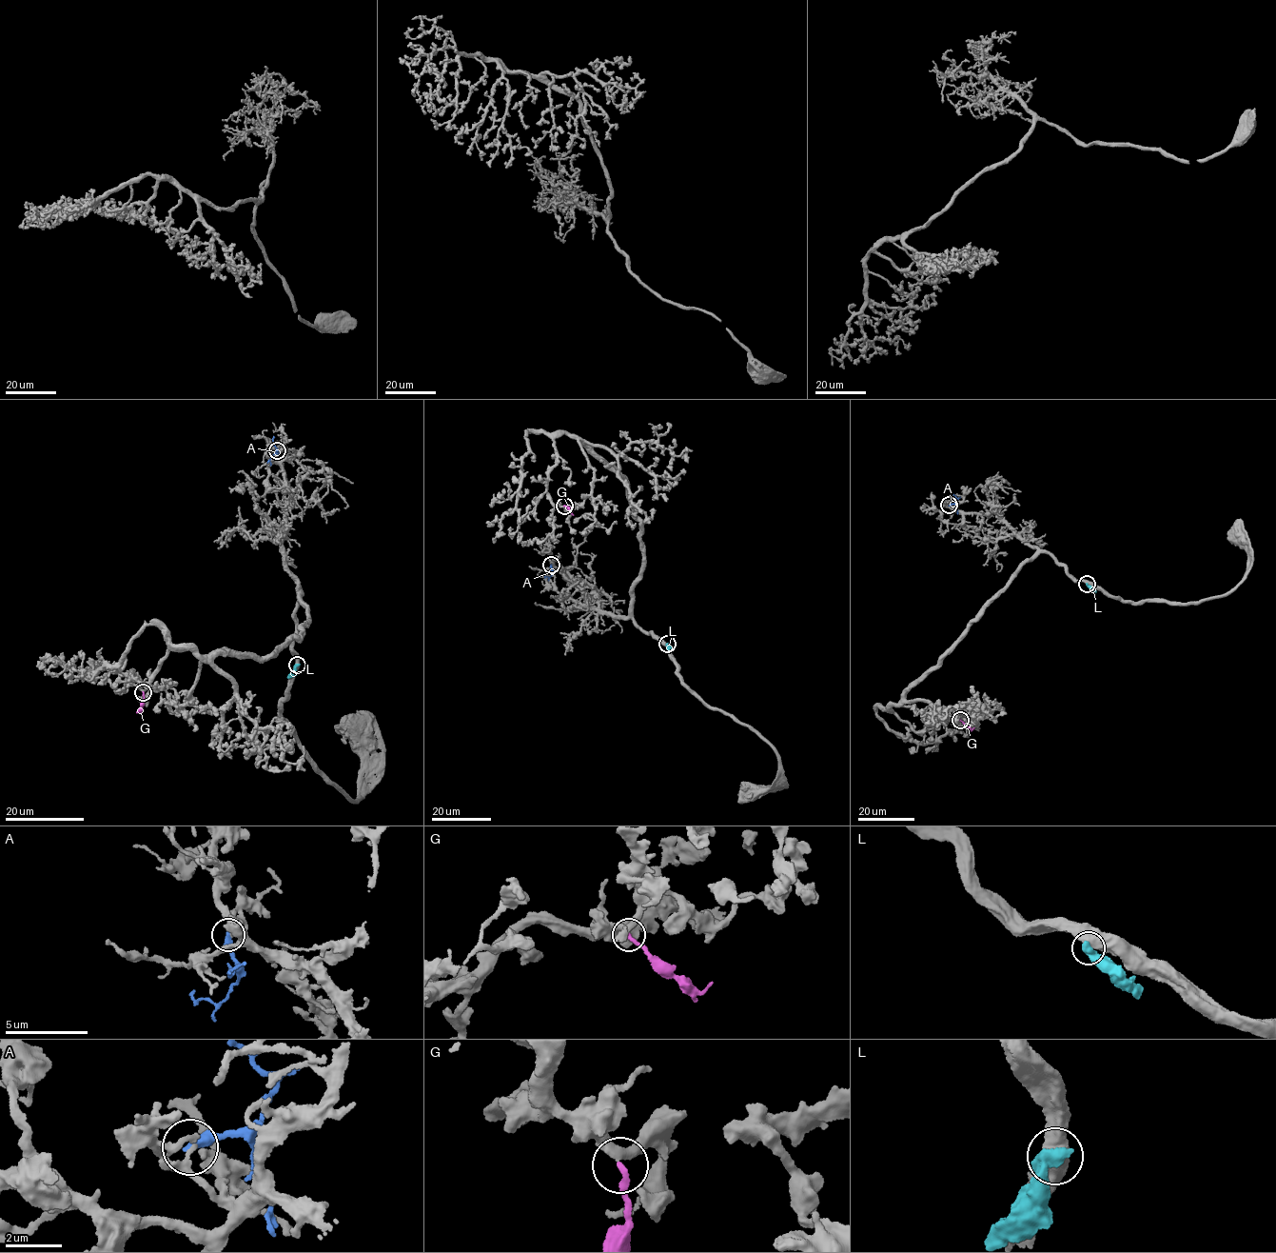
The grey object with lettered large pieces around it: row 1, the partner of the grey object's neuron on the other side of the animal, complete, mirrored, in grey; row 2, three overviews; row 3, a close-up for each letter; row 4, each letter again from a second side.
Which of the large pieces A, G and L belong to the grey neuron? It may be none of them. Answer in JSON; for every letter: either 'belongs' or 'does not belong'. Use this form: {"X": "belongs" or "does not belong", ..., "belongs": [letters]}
{"A": "does not belong", "G": "does not belong", "L": "does not belong", "belongs": []}

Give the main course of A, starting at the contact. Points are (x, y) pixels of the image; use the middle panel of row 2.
A: (551, 565), (552, 574), (543, 576)

